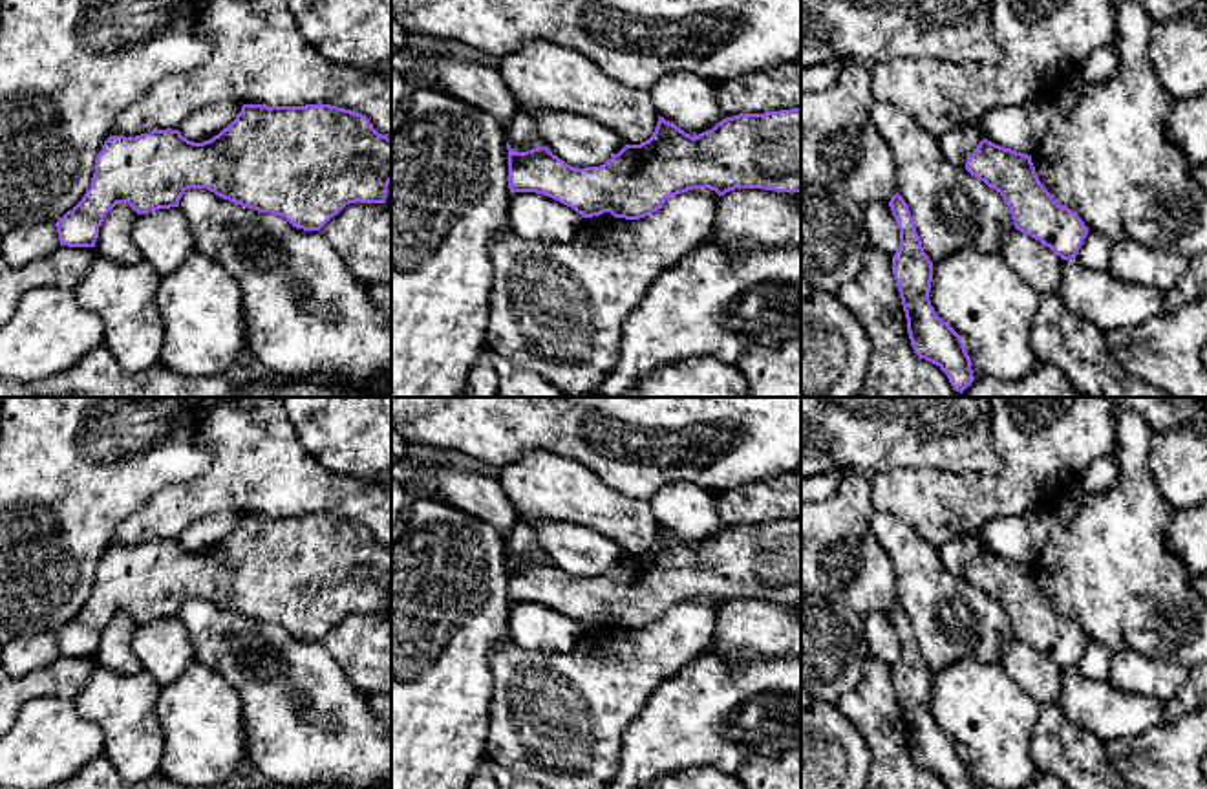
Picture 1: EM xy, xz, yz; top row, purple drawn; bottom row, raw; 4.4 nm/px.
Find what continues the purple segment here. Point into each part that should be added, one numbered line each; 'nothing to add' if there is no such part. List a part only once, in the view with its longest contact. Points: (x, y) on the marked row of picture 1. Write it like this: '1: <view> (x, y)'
nothing to add

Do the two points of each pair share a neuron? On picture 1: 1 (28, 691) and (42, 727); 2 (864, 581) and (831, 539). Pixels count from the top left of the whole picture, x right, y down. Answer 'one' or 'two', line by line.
1: two
2: one

